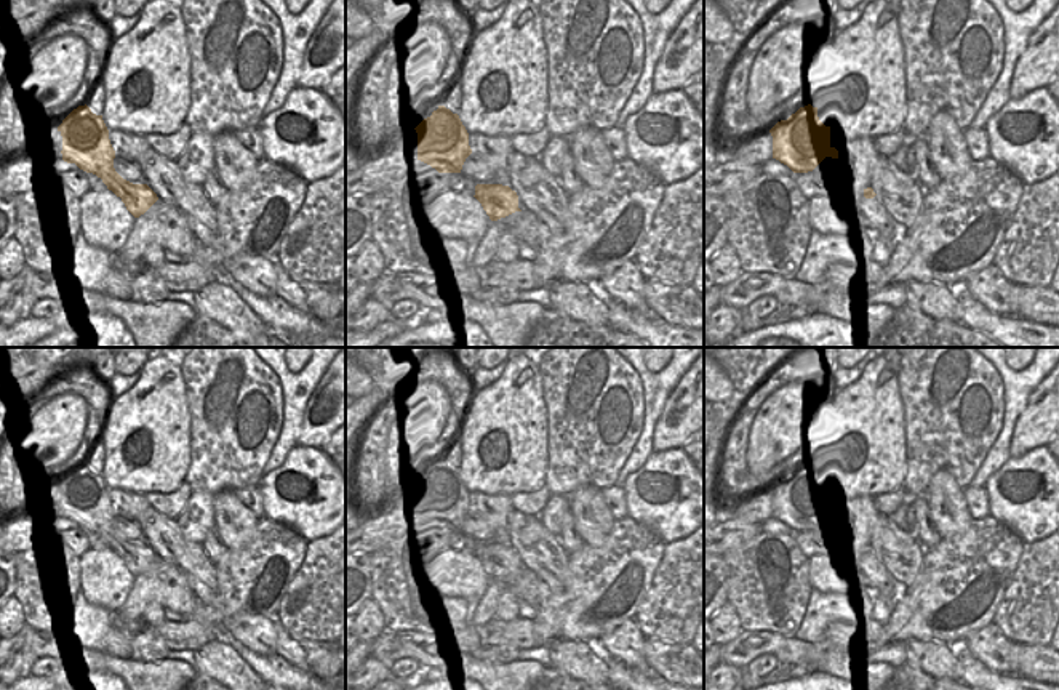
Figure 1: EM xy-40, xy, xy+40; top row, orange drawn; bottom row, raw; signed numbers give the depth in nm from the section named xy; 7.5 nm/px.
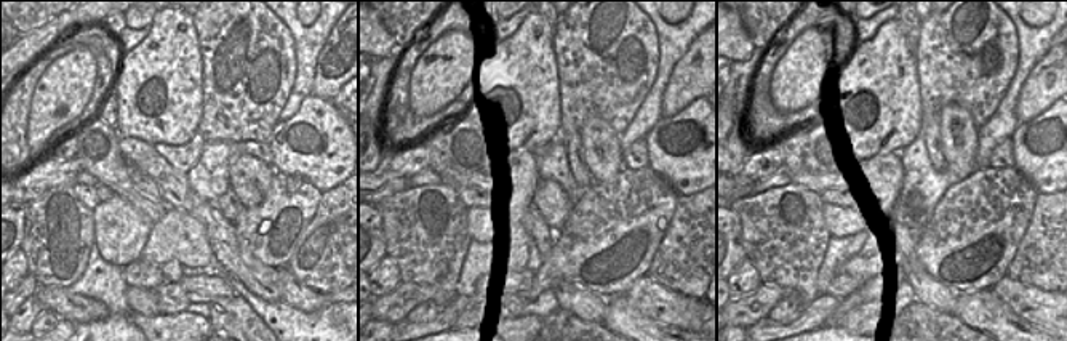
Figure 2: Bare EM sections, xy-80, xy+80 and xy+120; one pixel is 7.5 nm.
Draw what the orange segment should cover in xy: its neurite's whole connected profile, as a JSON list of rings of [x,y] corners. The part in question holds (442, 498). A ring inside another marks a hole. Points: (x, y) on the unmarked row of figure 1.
[[[438,464],[414,488],[418,491],[418,519],[438,532],[461,532],[472,507],[469,491],[458,472]]]

